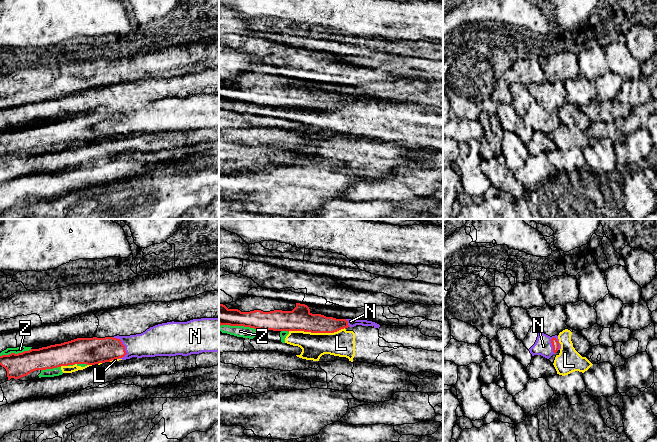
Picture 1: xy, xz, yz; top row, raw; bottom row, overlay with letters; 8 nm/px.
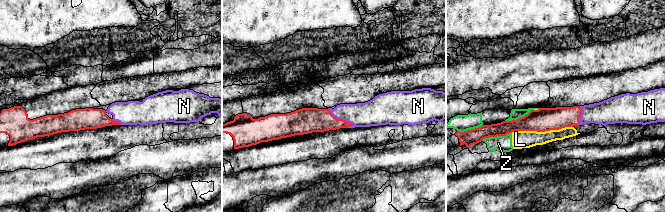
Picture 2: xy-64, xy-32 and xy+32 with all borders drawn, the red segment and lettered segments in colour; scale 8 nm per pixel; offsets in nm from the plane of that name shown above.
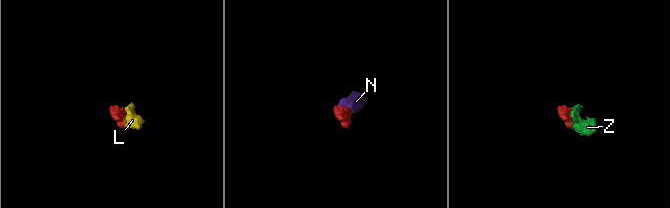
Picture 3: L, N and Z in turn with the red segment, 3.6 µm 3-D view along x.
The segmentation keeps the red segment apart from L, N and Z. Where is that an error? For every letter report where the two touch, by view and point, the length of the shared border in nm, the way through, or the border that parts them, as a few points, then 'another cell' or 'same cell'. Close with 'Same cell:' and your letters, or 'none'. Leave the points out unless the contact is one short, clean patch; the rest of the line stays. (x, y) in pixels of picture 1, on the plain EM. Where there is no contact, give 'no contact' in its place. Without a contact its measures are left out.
L: xz (316, 108) | 460 nm | another cell
N: xy (123, 121) | 190 nm | across xy (94, 126), (105, 126), (123, 121), (145, 121), (153, 118) | same cell
Z: xz (238, 101) | 300 nm | another cell
Same cell: N

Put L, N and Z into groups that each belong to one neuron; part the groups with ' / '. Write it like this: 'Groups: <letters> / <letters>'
Groups: L Z / N

